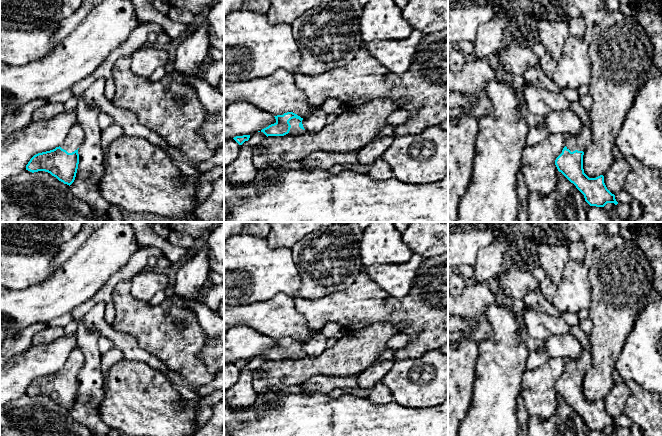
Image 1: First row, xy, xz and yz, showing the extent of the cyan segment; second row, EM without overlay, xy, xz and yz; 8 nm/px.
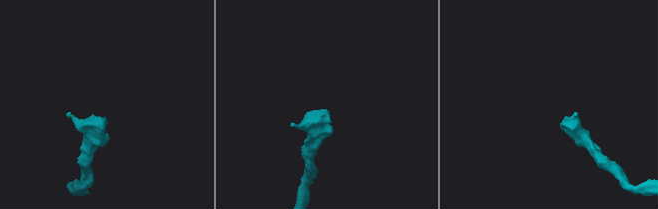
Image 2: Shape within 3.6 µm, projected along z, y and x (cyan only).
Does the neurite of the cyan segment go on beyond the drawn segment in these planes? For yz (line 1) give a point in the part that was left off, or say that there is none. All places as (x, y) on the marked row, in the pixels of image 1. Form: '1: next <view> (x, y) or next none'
1: next yz (580, 142)

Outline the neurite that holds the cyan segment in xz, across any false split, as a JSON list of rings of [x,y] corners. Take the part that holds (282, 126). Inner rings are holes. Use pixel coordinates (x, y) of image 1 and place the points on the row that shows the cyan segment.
[[[293,112],[274,116],[276,122],[261,130],[268,136],[302,135],[306,132],[300,116]]]

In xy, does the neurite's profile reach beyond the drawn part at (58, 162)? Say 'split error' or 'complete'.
split error

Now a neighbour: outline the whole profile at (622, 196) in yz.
[[[621,190],[614,195],[615,195],[615,199],[618,203],[631,204],[634,201],[634,199],[625,190]]]

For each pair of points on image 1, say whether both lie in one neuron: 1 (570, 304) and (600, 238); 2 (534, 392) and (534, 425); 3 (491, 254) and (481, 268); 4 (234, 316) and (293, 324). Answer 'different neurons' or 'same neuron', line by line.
1: different neurons
2: different neurons
3: same neuron
4: same neuron

